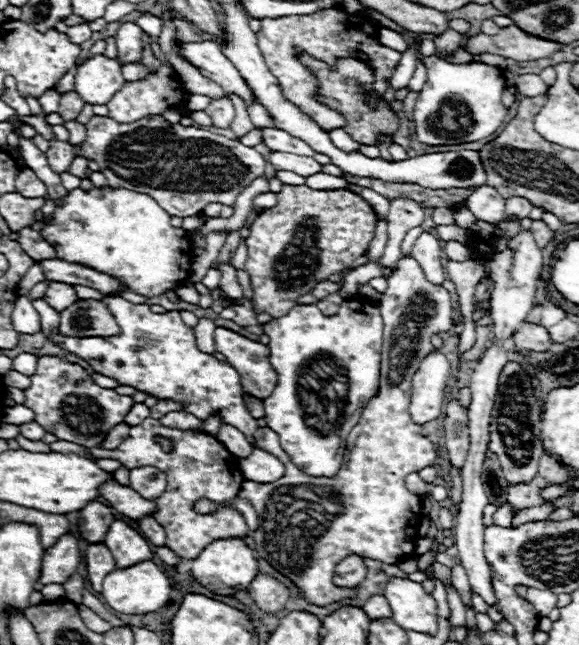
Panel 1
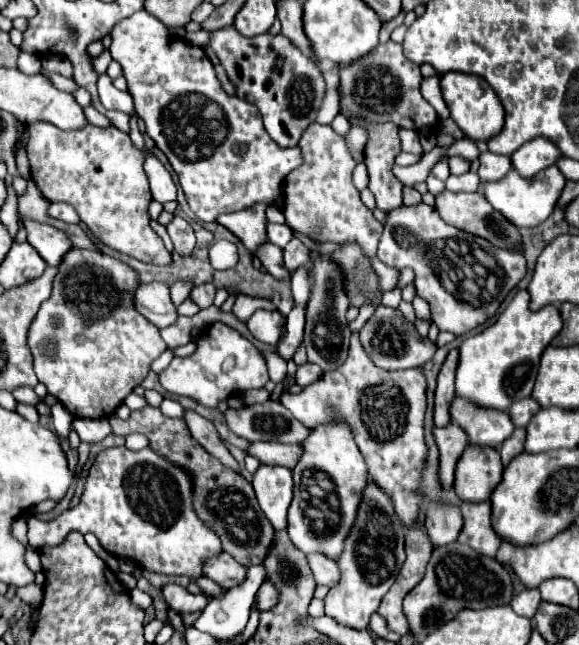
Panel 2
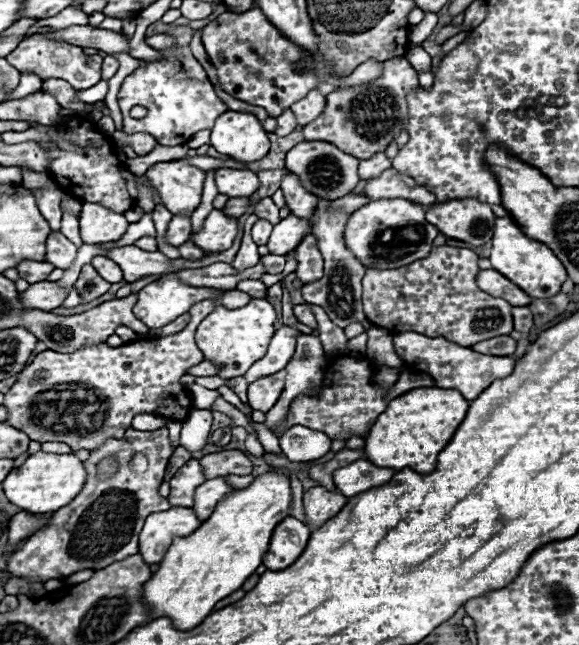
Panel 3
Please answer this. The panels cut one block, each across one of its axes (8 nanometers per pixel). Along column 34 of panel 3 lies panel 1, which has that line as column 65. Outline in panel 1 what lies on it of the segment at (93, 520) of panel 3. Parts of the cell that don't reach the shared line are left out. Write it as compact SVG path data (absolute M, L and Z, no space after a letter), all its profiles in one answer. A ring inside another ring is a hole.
M66 532L54 546L44 550L40 584L64 584L80 564L80 548L74 534Z

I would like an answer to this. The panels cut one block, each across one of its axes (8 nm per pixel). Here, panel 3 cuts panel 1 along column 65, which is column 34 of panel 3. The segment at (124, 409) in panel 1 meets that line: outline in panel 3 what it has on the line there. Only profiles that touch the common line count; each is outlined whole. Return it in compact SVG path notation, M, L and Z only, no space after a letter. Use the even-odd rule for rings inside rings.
M202 300L190 308L190 322L178 334L148 338L138 342L128 342L120 348L110 348L108 344L90 344L72 354L60 354L54 350L40 352L32 364L28 364L20 374L16 384L6 392L4 406L8 408L6 424L26 432L30 440L36 442L66 442L72 450L94 450L104 444L106 438L122 438L124 430L130 426L134 414L158 414L164 418L184 420L190 412L190 394L186 386L180 384L180 378L188 368L200 364L202 352L194 344L196 326L214 310L212 300Z

